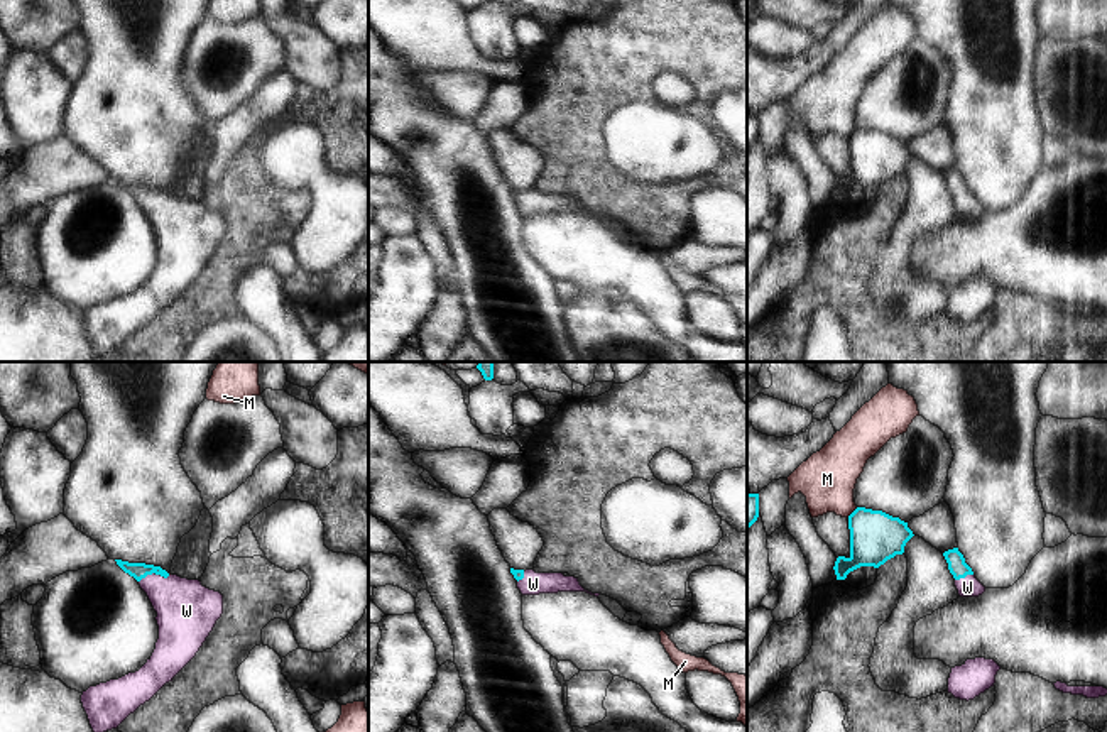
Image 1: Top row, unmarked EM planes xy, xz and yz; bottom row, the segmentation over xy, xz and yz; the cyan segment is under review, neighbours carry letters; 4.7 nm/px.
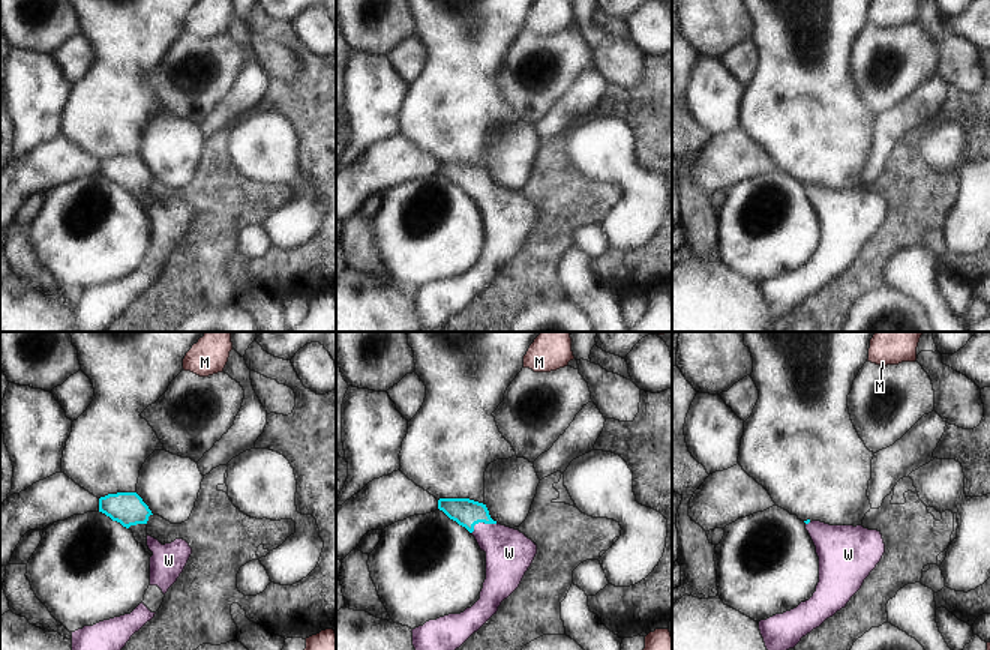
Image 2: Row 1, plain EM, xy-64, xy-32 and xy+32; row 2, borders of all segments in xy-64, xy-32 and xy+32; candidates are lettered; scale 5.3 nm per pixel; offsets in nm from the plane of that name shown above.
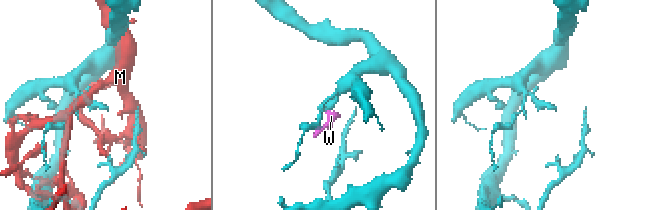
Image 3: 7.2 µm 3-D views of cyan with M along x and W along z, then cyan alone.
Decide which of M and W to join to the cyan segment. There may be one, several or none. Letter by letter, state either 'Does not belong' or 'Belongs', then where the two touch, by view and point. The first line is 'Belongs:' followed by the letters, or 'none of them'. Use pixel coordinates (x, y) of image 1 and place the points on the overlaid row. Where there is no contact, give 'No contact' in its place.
Belongs: W
M: Does not belong. Touches cyan at yz (854, 511)
W: Belongs. Touches cyan at xy (154, 572)

